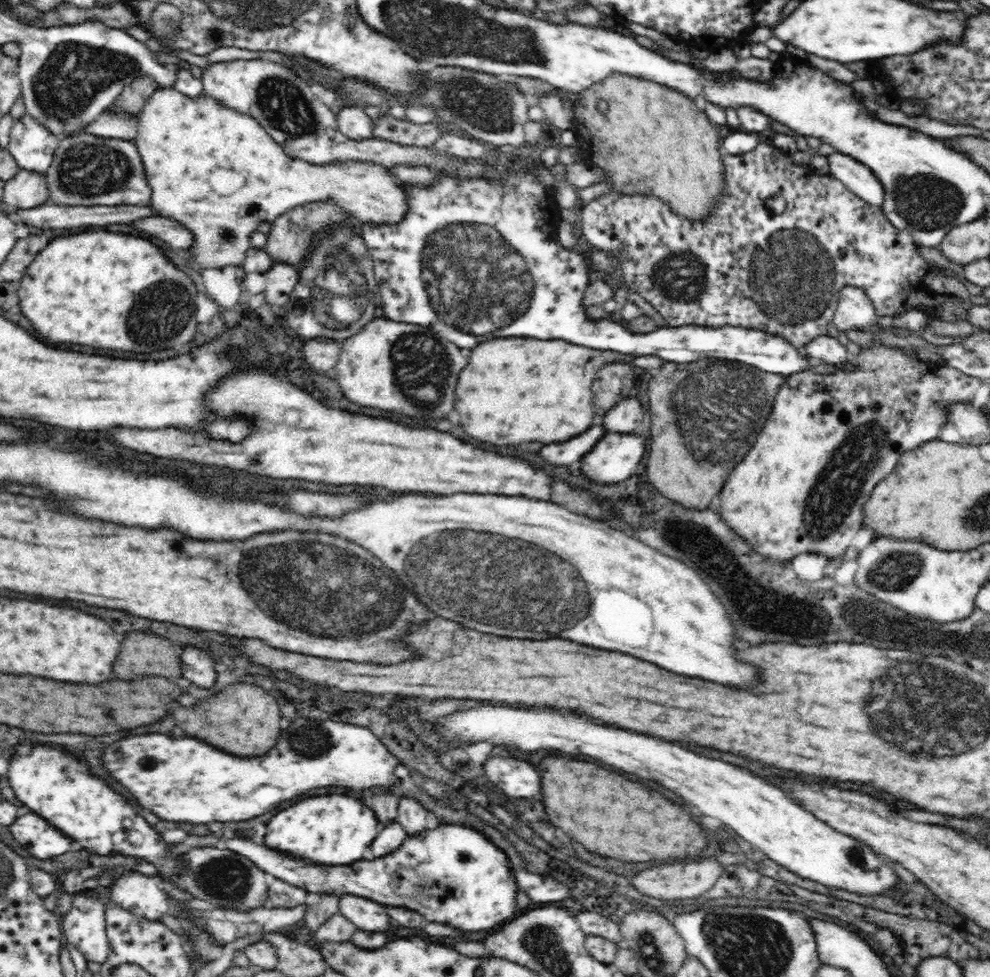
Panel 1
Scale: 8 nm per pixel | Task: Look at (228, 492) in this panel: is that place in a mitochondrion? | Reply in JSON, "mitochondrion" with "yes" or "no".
{"mitochondrion":"no"}

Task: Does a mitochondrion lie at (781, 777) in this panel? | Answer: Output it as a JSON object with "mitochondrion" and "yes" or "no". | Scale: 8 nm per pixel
{"mitochondrion":"no"}

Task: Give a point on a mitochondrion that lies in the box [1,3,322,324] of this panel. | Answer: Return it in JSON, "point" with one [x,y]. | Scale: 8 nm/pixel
{"point":[74,73]}

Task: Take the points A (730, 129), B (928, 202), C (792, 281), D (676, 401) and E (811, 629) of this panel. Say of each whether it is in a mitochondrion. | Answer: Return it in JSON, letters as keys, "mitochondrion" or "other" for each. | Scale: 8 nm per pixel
{"A":"other","B":"mitochondrion","C":"mitochondrion","D":"mitochondrion","E":"mitochondrion"}

